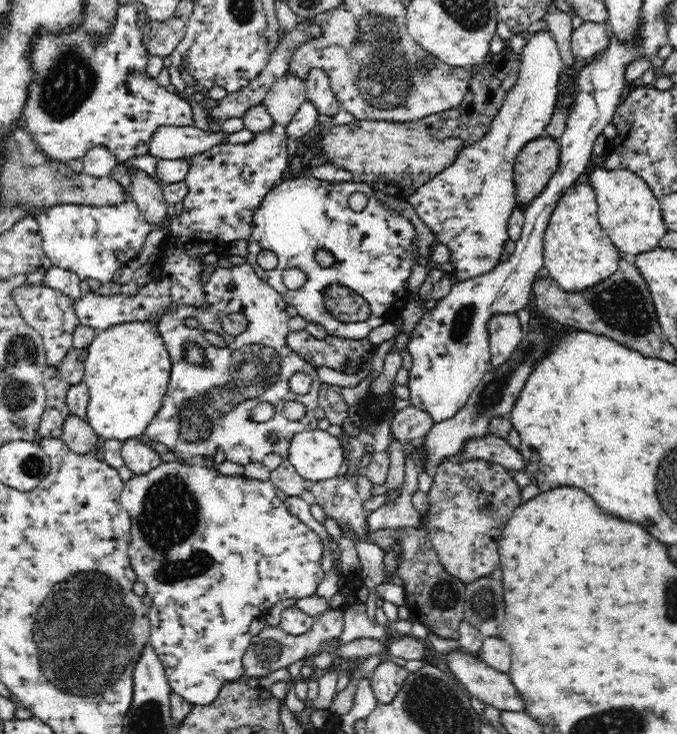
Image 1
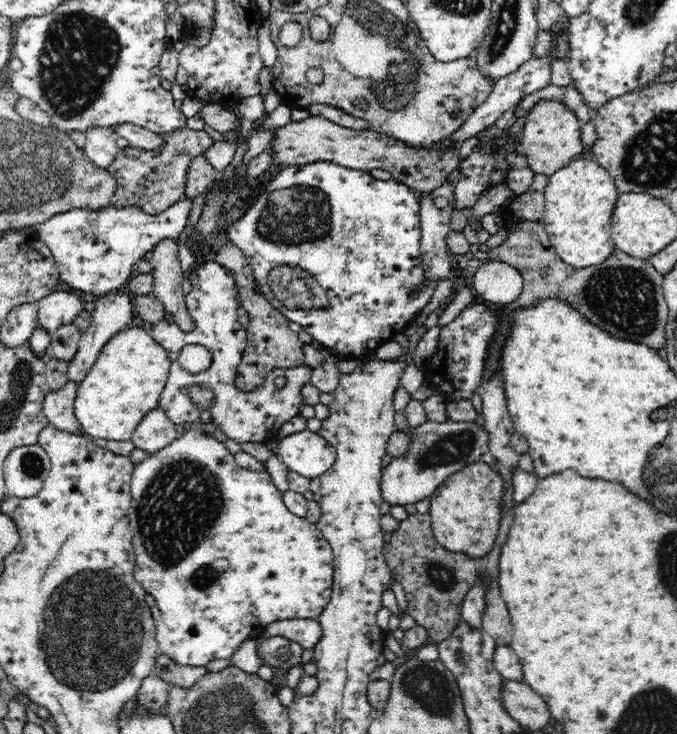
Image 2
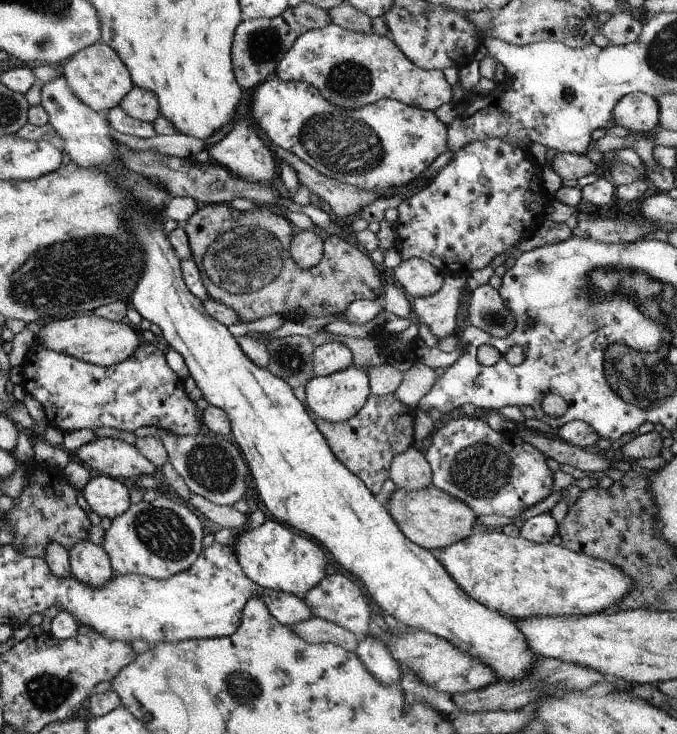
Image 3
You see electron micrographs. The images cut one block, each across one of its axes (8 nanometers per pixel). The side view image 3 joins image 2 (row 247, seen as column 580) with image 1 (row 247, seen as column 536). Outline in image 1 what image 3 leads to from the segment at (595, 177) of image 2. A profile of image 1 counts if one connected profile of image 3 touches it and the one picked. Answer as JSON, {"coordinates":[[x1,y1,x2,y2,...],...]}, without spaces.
{"coordinates":[[576,183,558,200,545,230,543,266,560,288,580,292,592,288,618,268,620,251,598,221,597,196,591,184]]}

